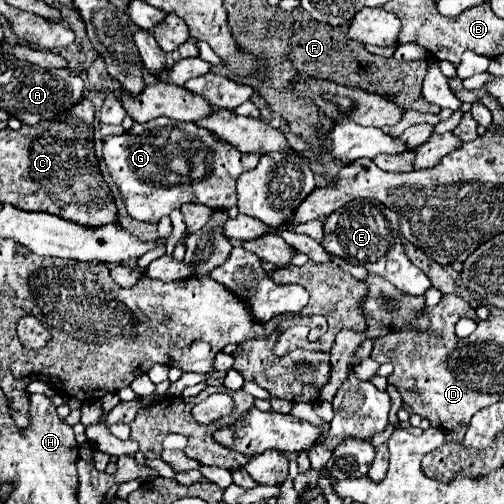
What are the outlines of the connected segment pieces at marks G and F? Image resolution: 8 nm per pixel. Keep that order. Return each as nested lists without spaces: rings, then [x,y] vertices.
[[[164,116],[146,124],[134,124],[120,136],[108,136],[102,152],[128,214],[134,220],[152,224],[186,202],[200,202],[214,210],[236,206],[238,176],[252,170],[260,160],[258,152],[238,152],[238,148],[216,138],[210,130]]]
[[[294,8],[294,34],[290,38],[290,62],[294,64],[296,72],[300,76],[312,76],[312,78],[324,78],[332,80],[336,84],[362,88],[366,92],[378,92],[380,96],[388,96],[404,110],[418,110],[418,112],[432,112],[438,114],[440,108],[434,104],[428,104],[422,94],[422,82],[428,72],[426,60],[410,62],[396,62],[394,58],[382,58],[366,52],[364,44],[348,38],[348,24],[342,26],[330,26],[330,24],[318,24],[318,20],[310,18],[304,8]]]

